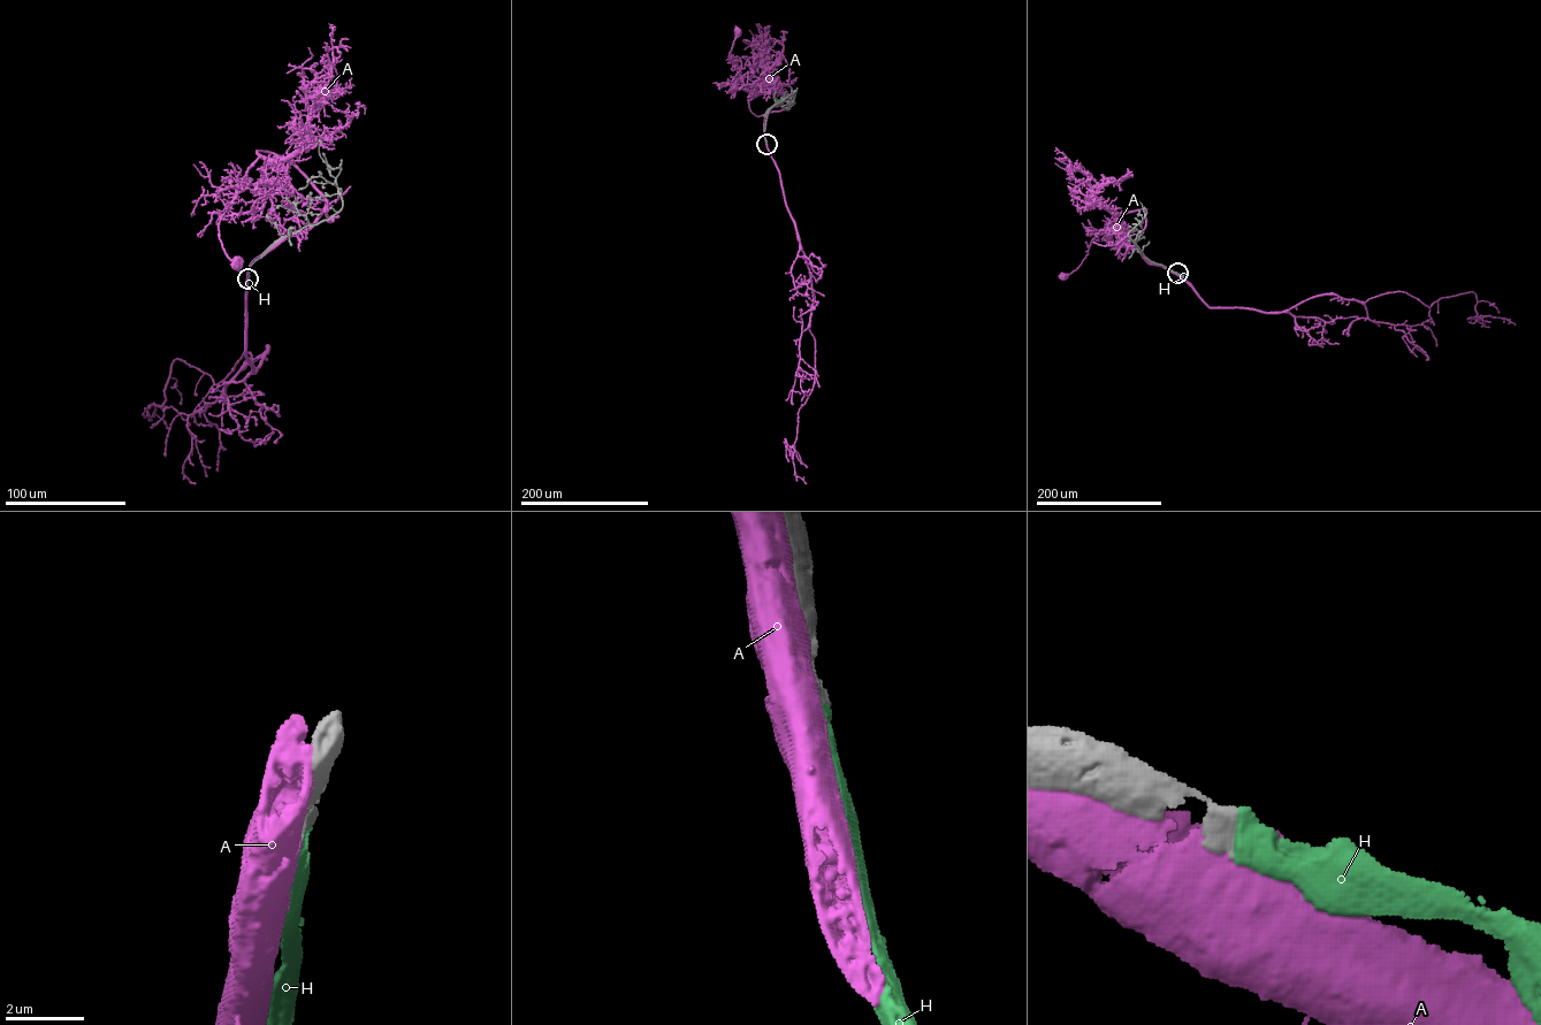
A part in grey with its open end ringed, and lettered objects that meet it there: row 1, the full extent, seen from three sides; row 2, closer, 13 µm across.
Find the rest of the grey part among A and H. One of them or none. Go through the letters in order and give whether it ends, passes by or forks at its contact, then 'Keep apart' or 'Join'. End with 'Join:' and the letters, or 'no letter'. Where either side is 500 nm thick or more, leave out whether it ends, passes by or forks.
A: Keep apart
H: Join
Join: H

